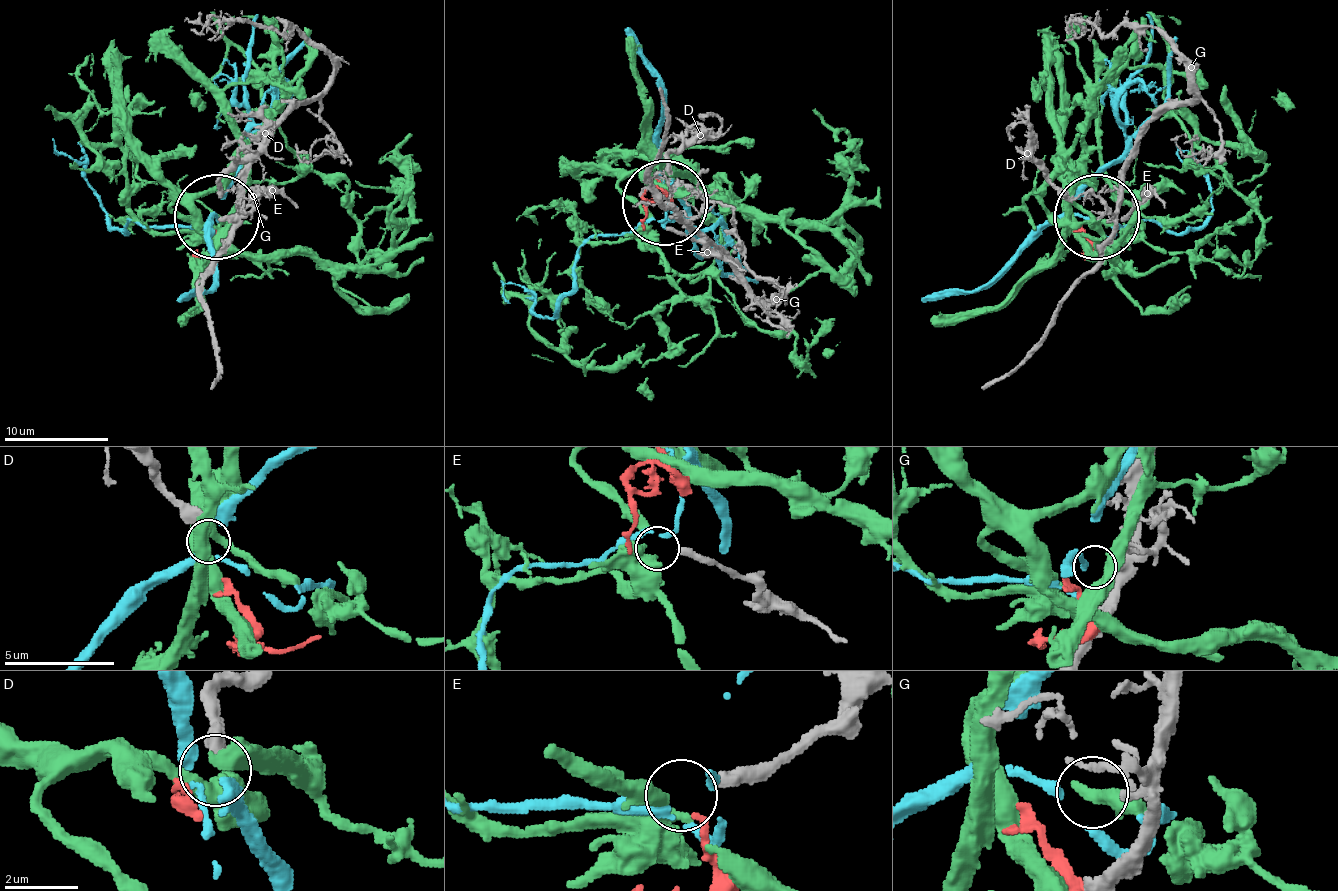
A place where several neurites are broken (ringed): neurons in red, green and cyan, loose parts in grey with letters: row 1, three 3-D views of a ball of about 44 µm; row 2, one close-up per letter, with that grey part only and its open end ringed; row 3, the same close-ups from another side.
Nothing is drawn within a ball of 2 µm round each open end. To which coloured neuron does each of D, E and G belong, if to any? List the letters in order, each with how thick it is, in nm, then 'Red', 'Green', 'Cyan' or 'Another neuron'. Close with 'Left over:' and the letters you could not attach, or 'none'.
D: Thickness 480 nm. Another neuron
E: Thickness 320 nm. Green
G: Thickness 240 nm. Another neuron
Left over: D, G

